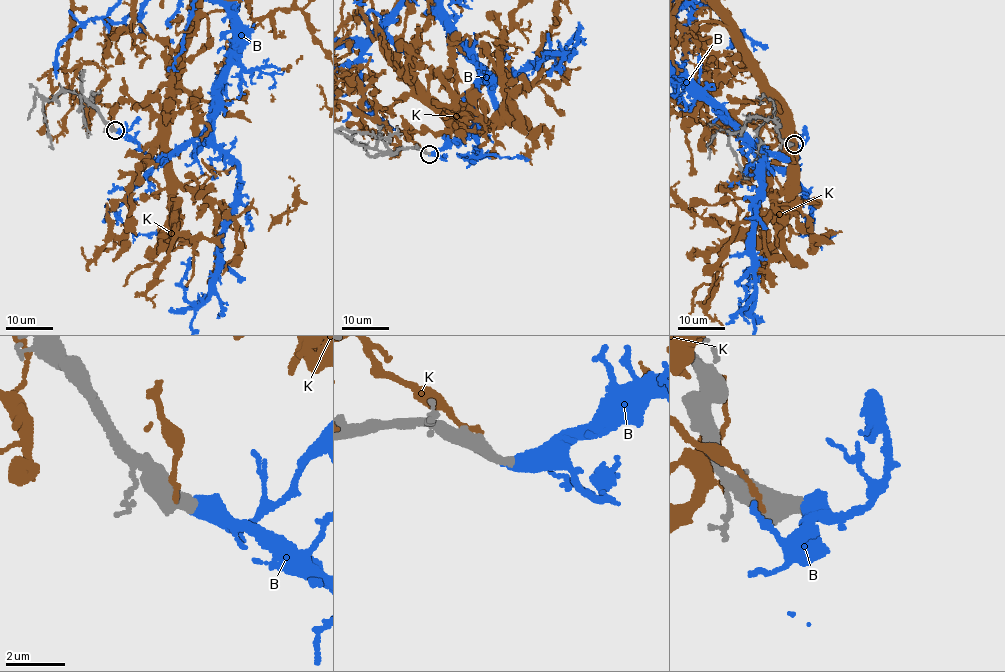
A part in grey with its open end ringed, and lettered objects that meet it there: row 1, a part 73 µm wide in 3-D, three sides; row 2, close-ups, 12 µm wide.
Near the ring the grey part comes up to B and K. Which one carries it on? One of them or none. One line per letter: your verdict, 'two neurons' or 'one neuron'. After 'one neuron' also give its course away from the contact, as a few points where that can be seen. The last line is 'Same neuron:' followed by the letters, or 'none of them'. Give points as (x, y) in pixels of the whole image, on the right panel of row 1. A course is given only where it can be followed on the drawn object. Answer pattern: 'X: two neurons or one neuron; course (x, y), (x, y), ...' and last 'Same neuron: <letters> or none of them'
B: one neuron
K: two neurons
Same neuron: B

